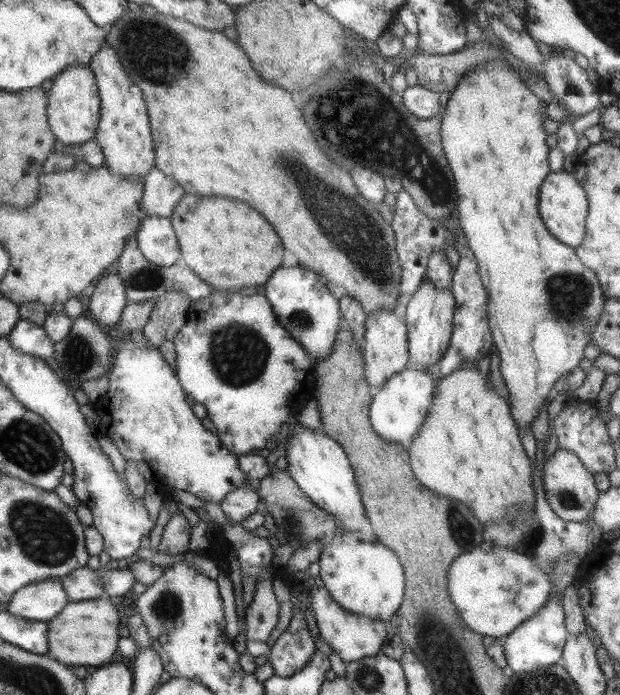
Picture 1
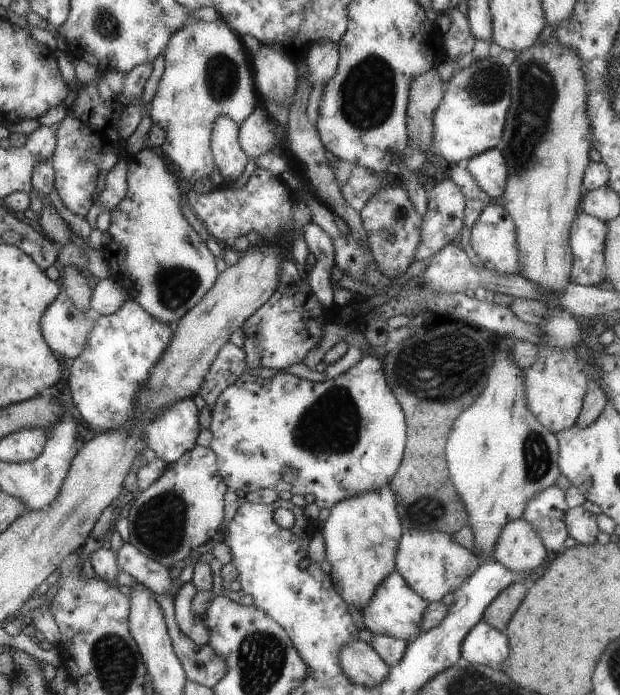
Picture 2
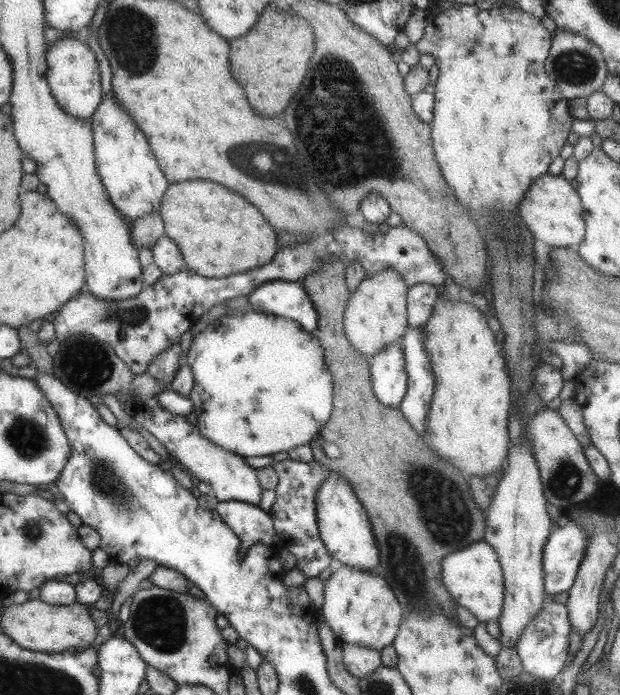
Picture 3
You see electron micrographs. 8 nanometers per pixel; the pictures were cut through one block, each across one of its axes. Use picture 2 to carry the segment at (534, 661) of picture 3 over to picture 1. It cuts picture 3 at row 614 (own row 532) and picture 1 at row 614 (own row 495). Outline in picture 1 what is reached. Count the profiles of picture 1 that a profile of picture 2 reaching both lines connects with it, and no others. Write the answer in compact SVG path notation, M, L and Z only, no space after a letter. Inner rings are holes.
M552 584L552 592L549 593L548 602L533 617L525 620L517 628L513 628L507 636L502 638L504 656L507 666L513 673L530 673L542 666L551 666L560 662L563 645L568 640L568 632L564 626L564 612L556 593L556 587Z

